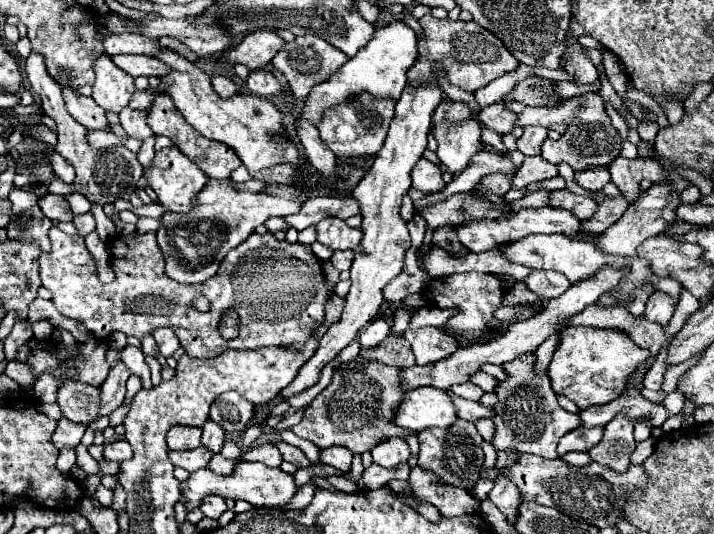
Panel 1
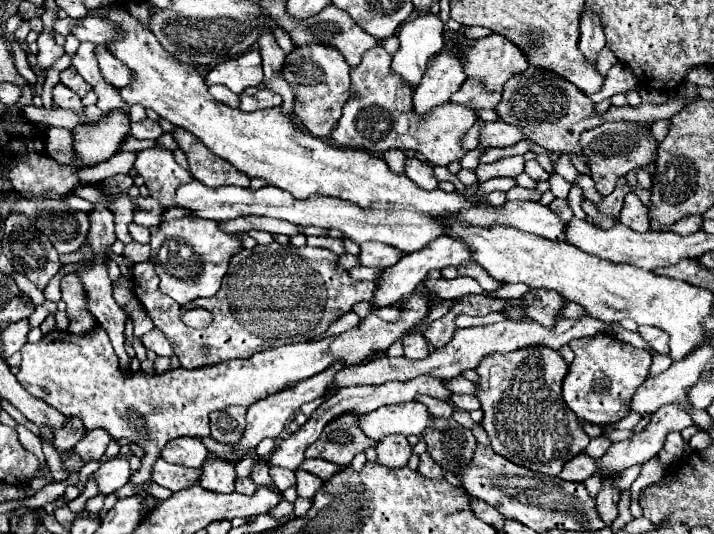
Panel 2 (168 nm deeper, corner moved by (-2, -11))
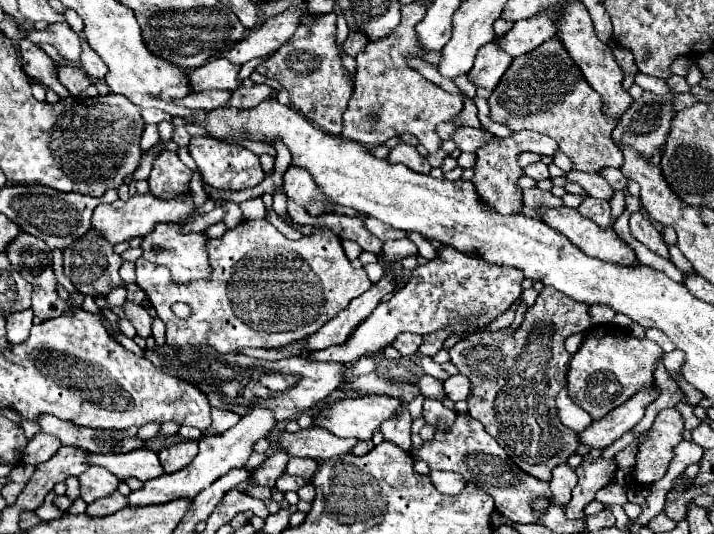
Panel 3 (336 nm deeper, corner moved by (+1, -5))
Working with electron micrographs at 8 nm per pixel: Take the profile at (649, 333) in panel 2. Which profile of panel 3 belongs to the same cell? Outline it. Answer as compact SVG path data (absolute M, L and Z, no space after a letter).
M649 328L649 330L647 330L647 338L649 338L649 340L653 340L653 342L657 342L665 352L675 350L673 342L671 342L671 340L661 332L661 330L657 330L657 328Z

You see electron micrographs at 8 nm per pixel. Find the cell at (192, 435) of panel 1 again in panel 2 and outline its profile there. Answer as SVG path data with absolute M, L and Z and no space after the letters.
M174 438L162 450L162 458L166 462L188 466L188 468L200 468L206 456L208 450L200 438Z

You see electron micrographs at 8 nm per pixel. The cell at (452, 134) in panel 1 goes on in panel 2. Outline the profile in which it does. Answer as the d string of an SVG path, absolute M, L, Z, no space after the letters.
M378 46L368 50L360 66L350 70L352 96L344 104L342 118L328 138L336 146L366 150L370 154L384 154L390 148L416 150L436 166L460 162L466 156L462 138L476 122L476 114L472 114L470 108L446 102L432 110L432 114L428 114L424 120L420 120L412 112L412 88L404 88L404 84L400 84L400 76L392 76L392 72L388 72L390 60L392 56L382 46Z

